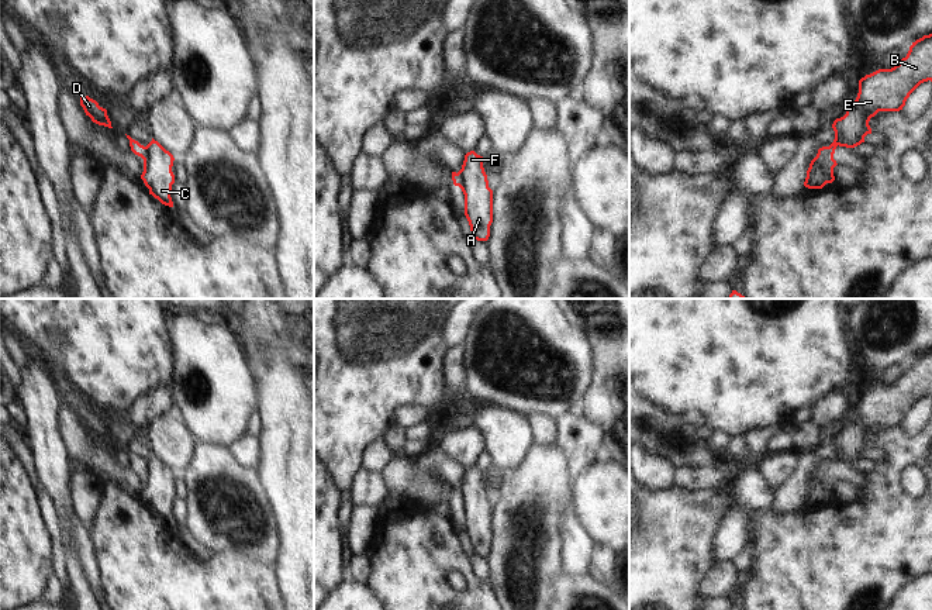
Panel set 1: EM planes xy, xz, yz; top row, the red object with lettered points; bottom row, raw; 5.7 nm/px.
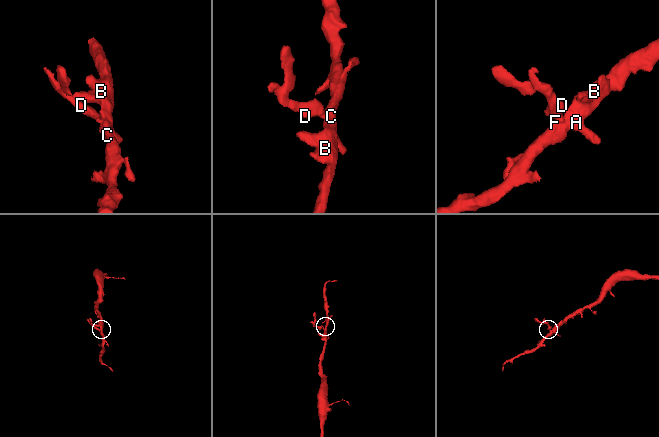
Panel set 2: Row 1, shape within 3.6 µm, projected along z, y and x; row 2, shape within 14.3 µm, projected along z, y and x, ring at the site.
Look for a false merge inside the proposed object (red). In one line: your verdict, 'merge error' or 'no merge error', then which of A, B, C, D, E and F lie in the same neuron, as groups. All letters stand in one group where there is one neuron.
merge error; A B C E F / D

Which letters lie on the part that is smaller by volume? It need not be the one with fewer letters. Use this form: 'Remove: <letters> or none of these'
Remove: D

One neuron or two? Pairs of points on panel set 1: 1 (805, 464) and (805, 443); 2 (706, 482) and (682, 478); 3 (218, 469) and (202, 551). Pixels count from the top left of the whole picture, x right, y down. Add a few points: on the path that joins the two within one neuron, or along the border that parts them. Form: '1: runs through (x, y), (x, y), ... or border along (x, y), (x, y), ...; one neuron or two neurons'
1: border along (822, 443), (797, 452); two neurons
2: runs through (700, 479), (687, 478); one neuron
3: border along (182, 526), (211, 552); two neurons

